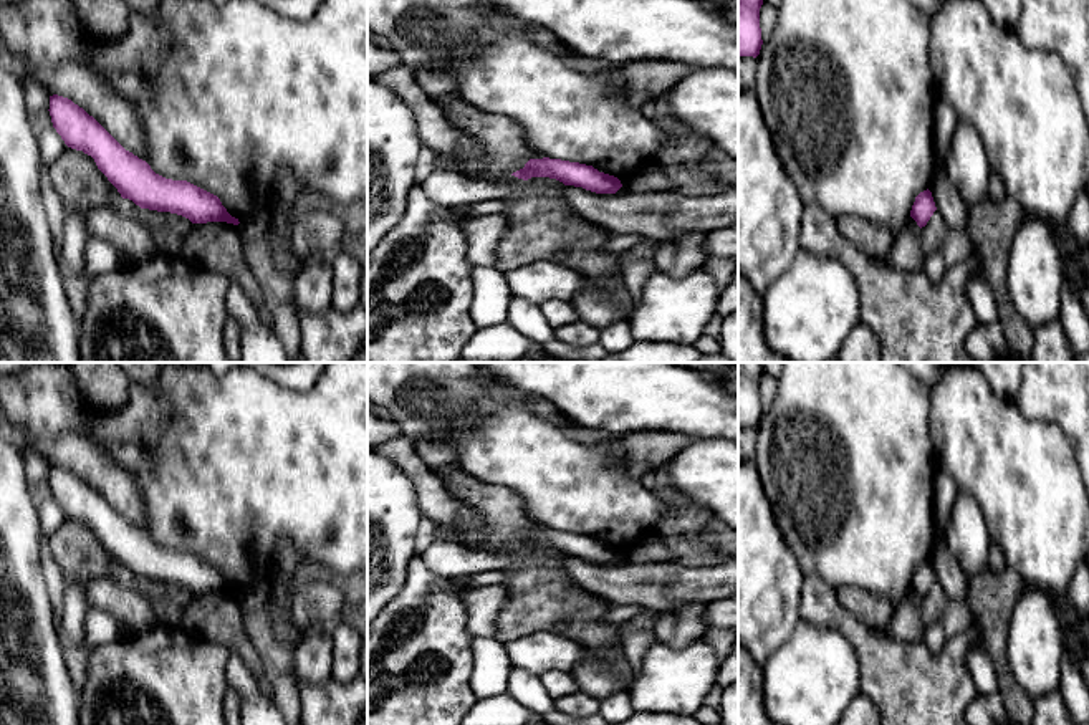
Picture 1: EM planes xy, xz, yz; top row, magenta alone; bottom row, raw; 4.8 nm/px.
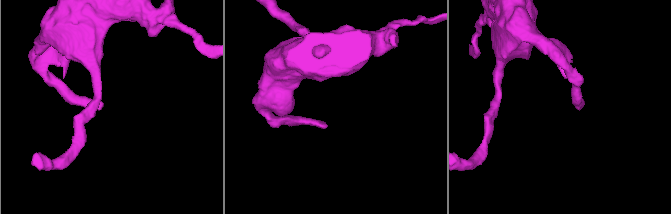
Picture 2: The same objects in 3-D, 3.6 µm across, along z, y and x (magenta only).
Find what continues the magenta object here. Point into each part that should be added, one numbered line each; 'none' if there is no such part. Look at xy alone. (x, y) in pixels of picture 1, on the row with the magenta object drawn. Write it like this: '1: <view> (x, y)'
none

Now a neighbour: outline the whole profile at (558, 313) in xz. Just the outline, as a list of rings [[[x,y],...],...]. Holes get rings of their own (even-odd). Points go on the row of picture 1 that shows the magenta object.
[[[548,300],[540,308],[553,329],[579,323],[578,311],[571,301]]]

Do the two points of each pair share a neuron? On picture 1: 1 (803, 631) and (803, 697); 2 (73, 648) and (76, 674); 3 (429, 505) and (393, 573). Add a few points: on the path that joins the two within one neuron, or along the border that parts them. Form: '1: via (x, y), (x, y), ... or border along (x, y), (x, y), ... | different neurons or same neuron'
1: via (803, 648), (803, 681) | same neuron
2: via (75, 654), (76, 667) | same neuron
3: border along (409, 479), (422, 515) | different neurons

